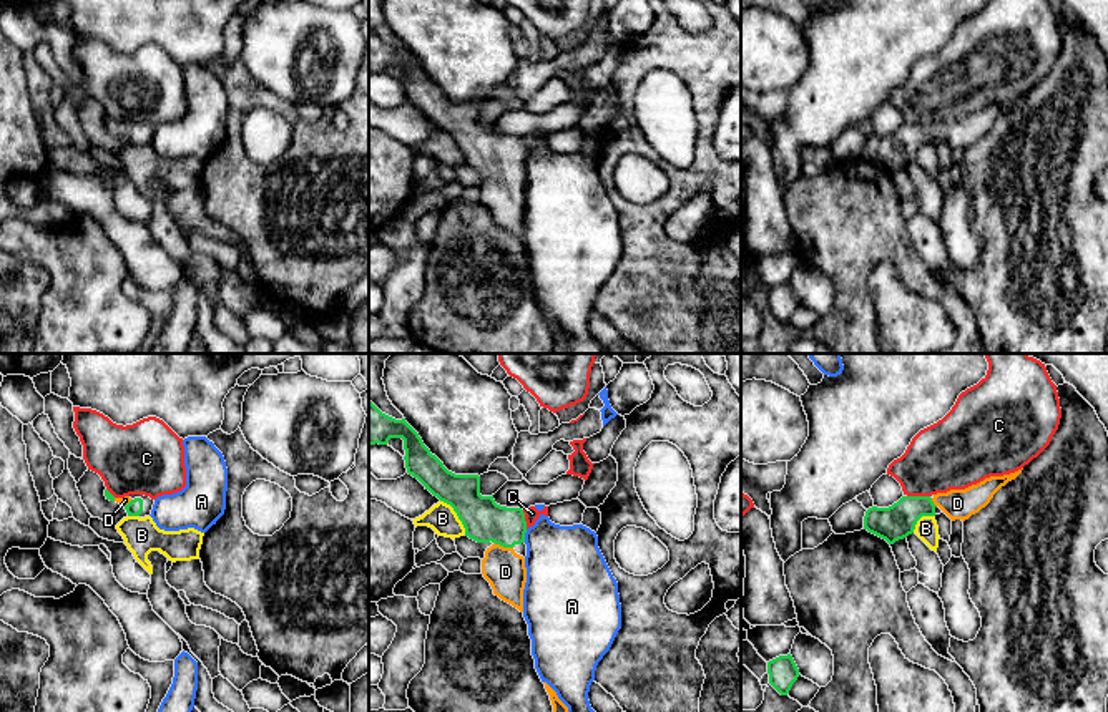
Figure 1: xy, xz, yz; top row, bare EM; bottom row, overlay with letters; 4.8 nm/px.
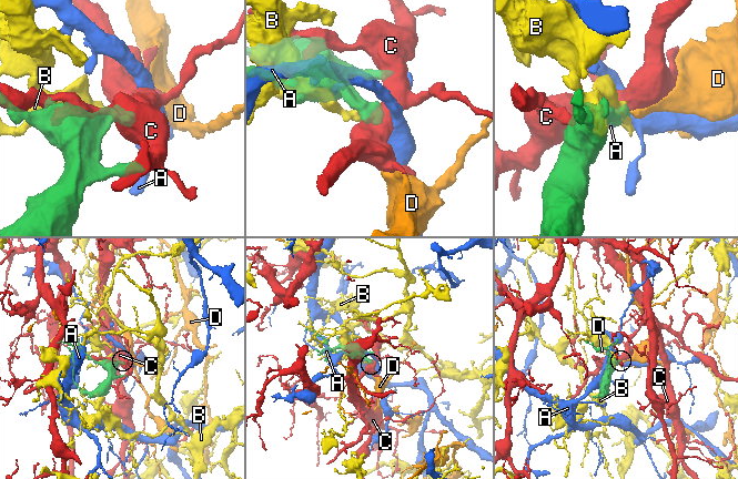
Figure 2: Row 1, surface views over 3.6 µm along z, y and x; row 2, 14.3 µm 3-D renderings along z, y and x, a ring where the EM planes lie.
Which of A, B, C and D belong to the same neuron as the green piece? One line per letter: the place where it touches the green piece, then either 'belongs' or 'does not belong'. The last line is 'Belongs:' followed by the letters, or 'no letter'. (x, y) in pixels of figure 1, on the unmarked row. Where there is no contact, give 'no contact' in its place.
A: contact xz (524, 165); does not belong
B: contact xz (457, 143); does not belong
C: contact yz (919, 125); does not belong
D: contact xz (504, 175); belongs
Belongs: D

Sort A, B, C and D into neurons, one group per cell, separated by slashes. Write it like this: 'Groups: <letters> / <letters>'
Groups: A / B / C / D

